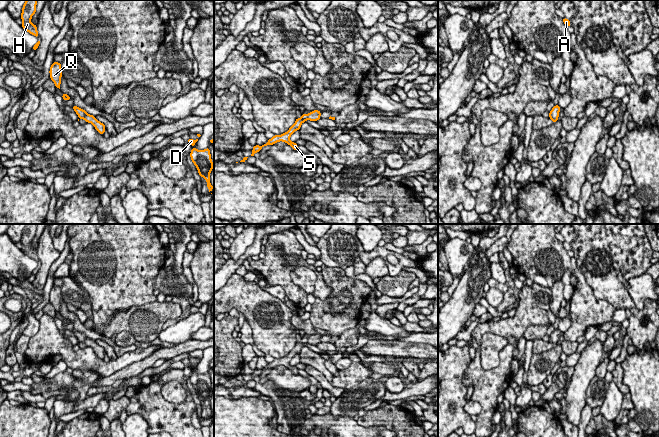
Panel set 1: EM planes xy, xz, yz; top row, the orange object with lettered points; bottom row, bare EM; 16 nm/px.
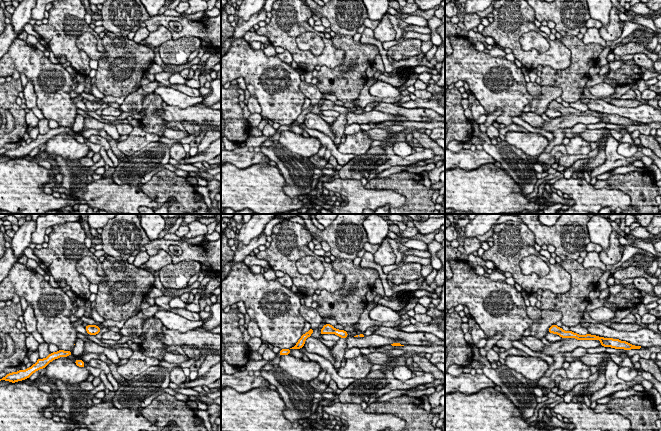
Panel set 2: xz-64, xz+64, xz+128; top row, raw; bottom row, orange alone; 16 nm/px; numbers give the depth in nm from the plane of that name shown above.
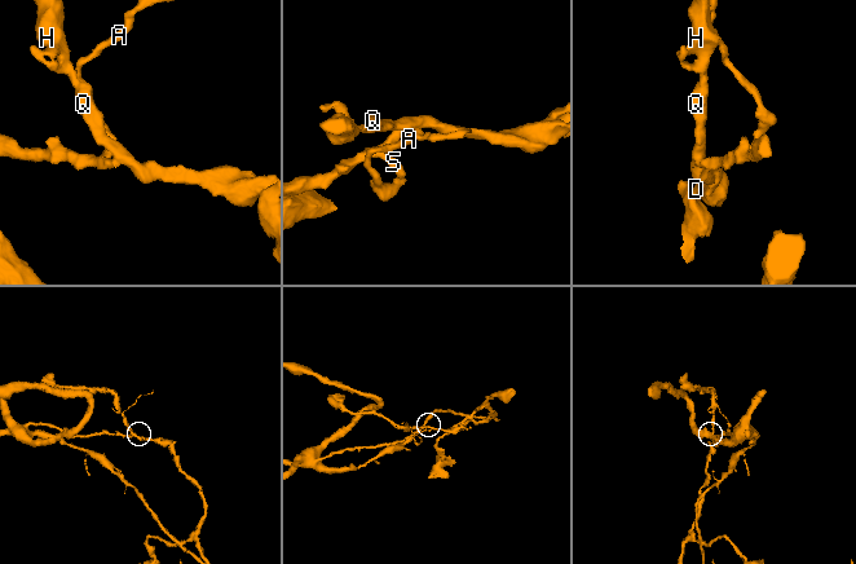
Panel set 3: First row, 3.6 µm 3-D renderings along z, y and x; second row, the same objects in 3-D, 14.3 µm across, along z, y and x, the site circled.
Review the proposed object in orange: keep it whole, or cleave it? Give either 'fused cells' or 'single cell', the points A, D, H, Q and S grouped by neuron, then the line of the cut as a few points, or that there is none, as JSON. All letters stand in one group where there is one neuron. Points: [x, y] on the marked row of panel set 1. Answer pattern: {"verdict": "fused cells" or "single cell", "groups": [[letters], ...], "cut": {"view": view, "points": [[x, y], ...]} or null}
{"verdict": "fused cells", "groups": [["A", "S"], ["D", "H", "Q"]], "cut": {"view": "xz", "points": [[308, 114], [306, 118]]}}

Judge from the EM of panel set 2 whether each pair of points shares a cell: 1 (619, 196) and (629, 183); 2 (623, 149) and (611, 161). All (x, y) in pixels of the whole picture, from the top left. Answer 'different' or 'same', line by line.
1: different
2: different

